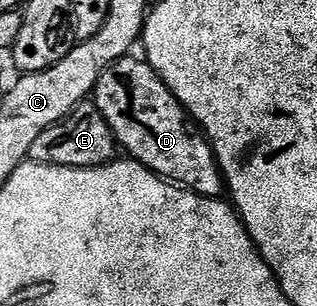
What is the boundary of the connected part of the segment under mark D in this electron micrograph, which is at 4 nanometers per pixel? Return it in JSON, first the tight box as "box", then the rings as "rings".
{"box":[92,58,224,199],"rings":[[[134,58],[117,59],[114,66],[98,78],[98,84],[94,86],[92,92],[93,102],[106,124],[110,126],[110,131],[120,144],[121,150],[123,147],[133,162],[171,183],[177,183],[188,191],[206,195],[210,199],[219,198],[224,191],[224,180],[222,171],[218,168],[218,158],[210,148],[209,139],[195,126],[190,116],[186,114],[182,102],[170,92],[168,85],[150,68],[145,58]]]}

